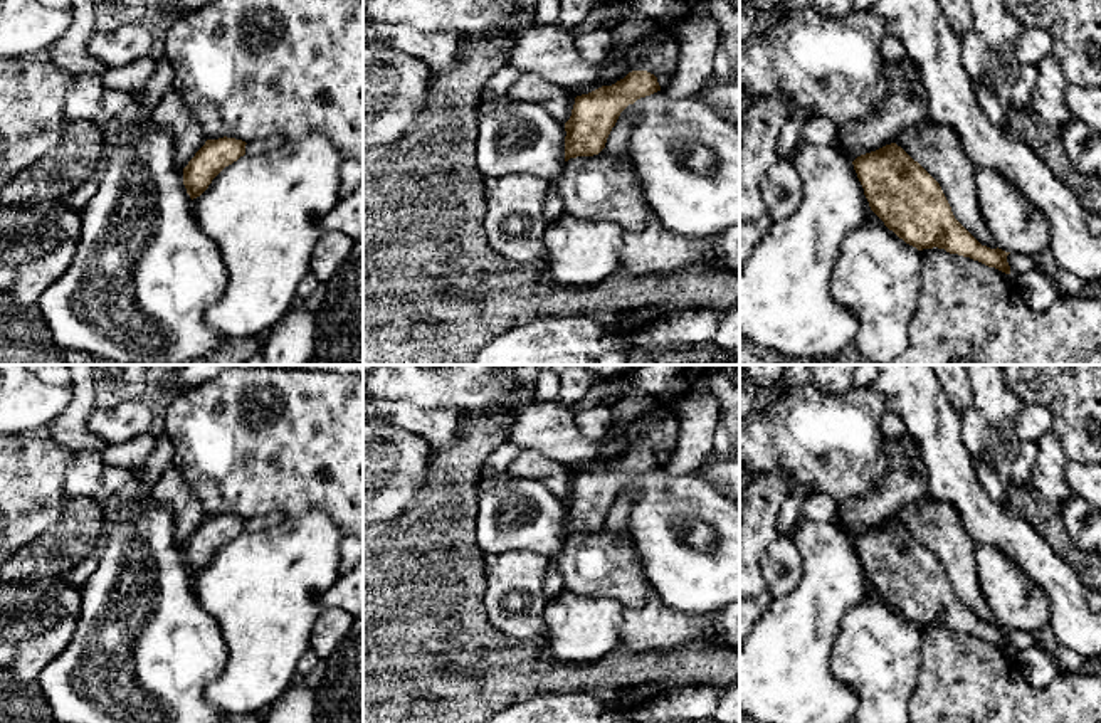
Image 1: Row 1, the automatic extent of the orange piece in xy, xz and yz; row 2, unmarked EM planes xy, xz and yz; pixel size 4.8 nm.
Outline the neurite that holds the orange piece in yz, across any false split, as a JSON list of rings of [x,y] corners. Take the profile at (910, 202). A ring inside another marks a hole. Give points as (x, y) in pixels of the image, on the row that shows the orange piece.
[[[886,145],[852,165],[871,210],[906,244],[945,249],[1010,274],[1010,252],[982,245],[955,219],[940,183],[901,146]]]

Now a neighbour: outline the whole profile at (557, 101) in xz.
[[[523,72],[511,86],[508,96],[514,101],[541,106],[561,124],[570,119],[577,98],[565,87],[555,86],[531,72]]]

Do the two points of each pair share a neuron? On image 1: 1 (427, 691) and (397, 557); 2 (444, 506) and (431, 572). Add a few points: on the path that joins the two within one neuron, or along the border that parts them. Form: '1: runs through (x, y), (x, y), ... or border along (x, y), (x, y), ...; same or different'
1: runs through (437, 658), (429, 602), (417, 591); same
2: runs through (441, 523), (431, 547), (431, 555); same

